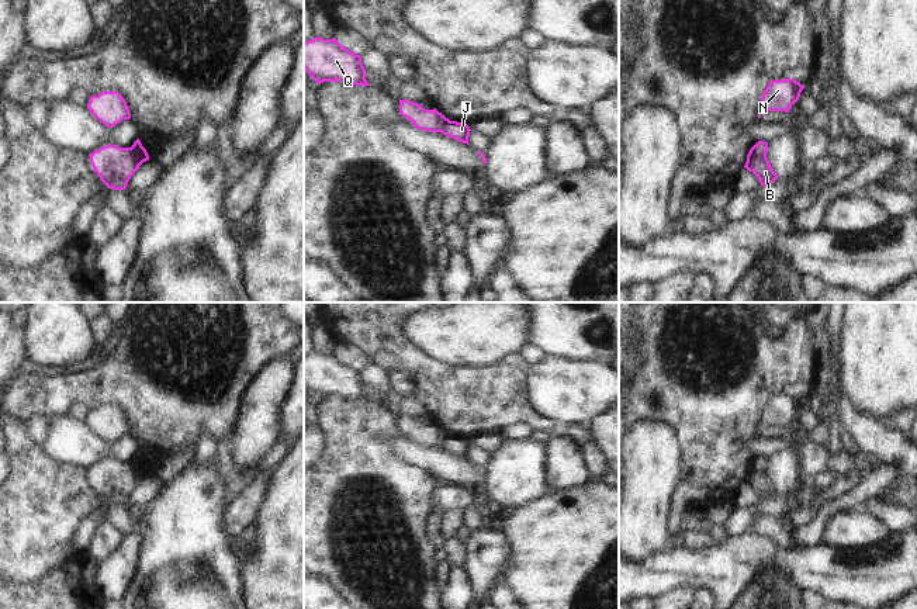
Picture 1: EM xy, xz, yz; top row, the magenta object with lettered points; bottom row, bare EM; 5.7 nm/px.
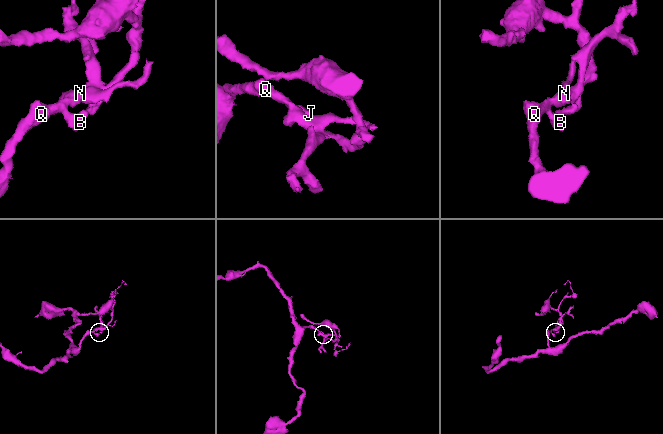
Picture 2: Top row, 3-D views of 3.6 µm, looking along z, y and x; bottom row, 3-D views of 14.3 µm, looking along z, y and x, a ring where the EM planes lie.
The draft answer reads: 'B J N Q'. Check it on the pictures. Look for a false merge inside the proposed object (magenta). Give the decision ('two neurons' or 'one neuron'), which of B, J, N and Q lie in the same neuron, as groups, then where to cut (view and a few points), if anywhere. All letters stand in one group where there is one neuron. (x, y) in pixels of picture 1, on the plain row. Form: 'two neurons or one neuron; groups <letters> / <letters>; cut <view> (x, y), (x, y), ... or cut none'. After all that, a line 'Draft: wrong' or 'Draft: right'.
two neurons; groups B N Q / J; cut xy (130, 463), (142, 477)
Draft: wrong

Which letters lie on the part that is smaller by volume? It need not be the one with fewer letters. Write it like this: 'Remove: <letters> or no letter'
Remove: J

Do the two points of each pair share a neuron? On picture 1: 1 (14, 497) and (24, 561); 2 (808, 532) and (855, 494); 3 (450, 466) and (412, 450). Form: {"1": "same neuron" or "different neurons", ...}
{"1": "same neuron", "2": "same neuron", "3": "same neuron"}

